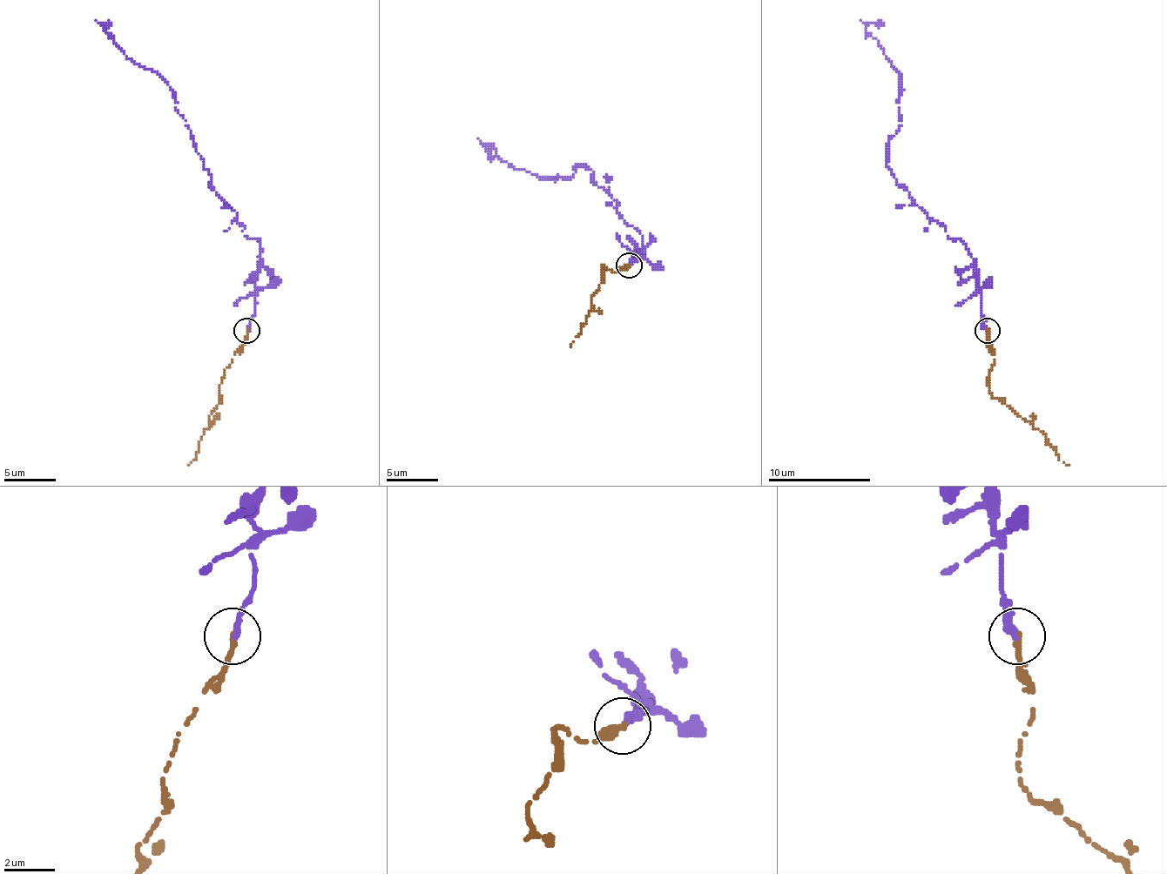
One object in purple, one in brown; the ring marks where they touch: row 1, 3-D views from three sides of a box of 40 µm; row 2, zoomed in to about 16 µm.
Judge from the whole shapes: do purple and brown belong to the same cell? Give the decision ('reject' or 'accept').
accept

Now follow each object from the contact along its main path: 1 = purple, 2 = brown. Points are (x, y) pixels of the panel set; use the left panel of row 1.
1: (247, 331), (260, 238), (247, 238), (237, 213), (209, 184), (172, 90), (131, 61), (109, 25)
2: (247, 331), (242, 346), (224, 370), (219, 403), (209, 416), (193, 460), (188, 465)

